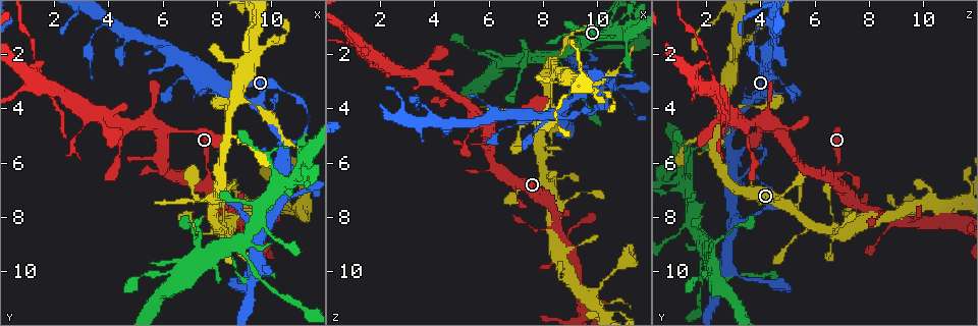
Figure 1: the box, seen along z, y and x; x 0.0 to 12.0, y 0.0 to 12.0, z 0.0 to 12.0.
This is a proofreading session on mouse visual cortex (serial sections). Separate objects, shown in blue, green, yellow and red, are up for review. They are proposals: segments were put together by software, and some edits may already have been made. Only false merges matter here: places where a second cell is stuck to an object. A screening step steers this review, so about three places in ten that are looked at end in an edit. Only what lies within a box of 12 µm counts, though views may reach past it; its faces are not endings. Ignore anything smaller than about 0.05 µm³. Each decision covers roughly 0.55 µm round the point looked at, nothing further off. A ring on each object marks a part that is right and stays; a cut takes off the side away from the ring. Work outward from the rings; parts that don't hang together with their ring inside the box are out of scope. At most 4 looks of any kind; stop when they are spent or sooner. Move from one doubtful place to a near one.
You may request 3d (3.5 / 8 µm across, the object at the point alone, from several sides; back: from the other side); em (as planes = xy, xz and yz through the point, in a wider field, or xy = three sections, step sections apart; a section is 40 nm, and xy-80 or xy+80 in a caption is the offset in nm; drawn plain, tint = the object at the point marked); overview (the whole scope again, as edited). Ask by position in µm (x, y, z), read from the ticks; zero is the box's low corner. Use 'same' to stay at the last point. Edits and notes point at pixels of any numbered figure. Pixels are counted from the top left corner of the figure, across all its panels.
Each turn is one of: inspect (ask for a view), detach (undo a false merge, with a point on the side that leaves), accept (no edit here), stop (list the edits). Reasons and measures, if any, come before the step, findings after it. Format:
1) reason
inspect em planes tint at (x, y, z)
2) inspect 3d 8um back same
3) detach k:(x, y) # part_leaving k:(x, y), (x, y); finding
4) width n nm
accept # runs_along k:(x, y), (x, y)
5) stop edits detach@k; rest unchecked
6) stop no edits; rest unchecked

branch point
inspect 3d 3.5um at (3.7, 4.4, 2.5)

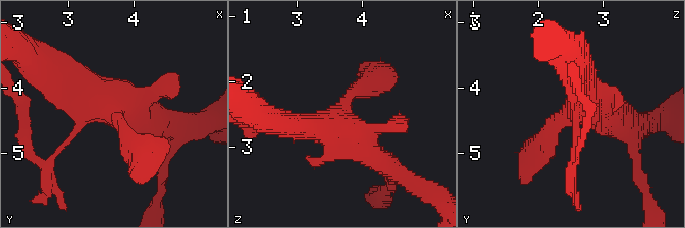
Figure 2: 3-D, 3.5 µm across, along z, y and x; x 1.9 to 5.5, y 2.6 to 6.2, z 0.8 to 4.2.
inspect em planes tint at (3.65, 4.35, 2.50)

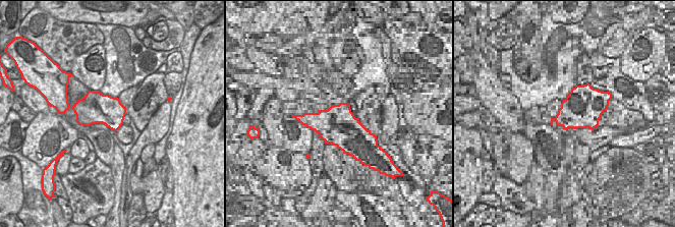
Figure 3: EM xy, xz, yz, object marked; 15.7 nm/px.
accept # runs_along 2:(162, 122), (49, 69); one cell here

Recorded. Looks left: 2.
inspect 3d 3.5um at (8.4, 3.2, 4.4)

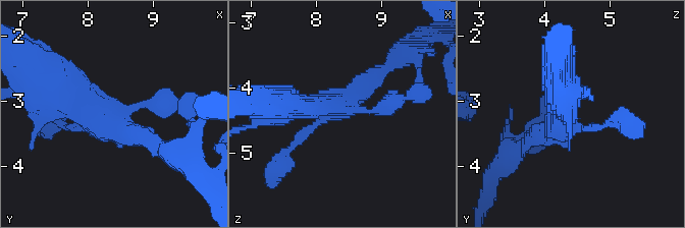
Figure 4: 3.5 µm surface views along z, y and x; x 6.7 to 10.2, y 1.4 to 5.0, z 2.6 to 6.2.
accept # runs_along 4:(419, 92), (378, 110), (291, 105); all the same cell

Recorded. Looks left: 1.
stop no edits; rest unchecked

